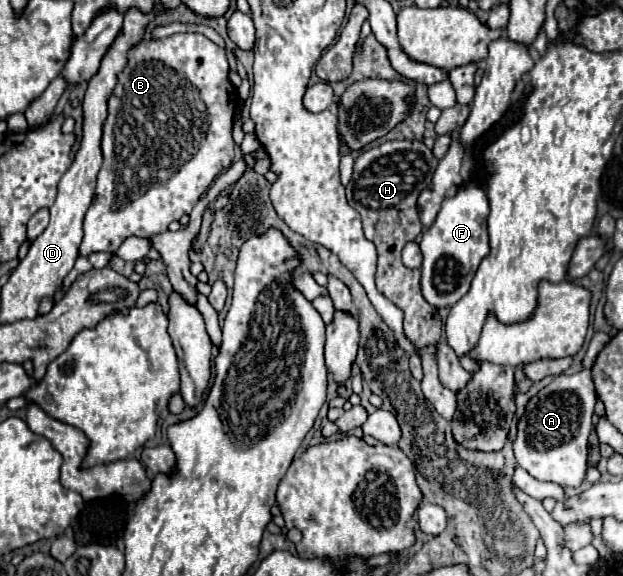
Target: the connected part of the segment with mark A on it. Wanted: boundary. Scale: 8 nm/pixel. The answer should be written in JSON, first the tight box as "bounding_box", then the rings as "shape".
{"bounding_box":[513,369,597,487],"shape":[[[589,369],[575,375],[557,375],[547,387],[533,395],[517,423],[517,437],[513,441],[513,453],[519,467],[541,481],[553,481],[561,487],[577,487],[577,471],[587,469],[587,439],[595,403],[597,395]]]}

